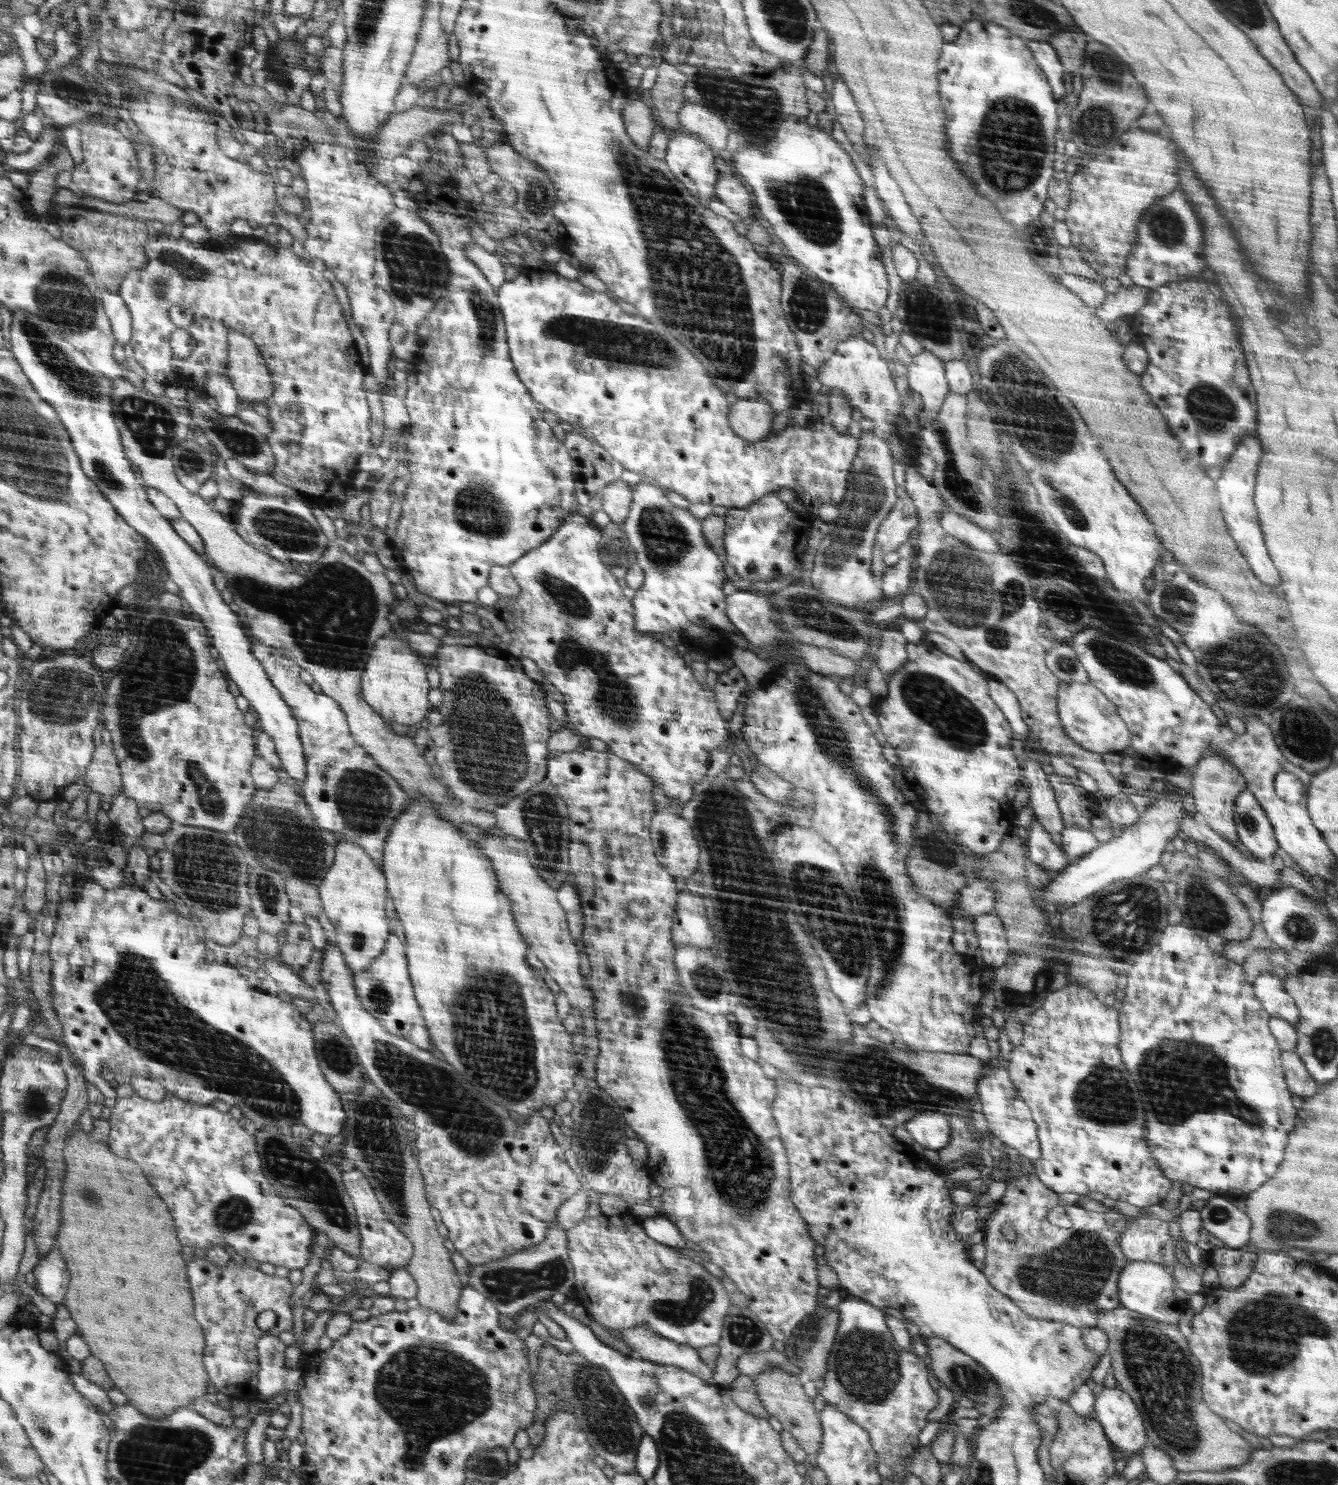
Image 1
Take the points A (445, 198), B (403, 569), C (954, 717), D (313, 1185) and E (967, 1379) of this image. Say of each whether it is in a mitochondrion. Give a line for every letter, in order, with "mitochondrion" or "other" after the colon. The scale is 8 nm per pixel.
A: other
B: other
C: mitochondrion
D: mitochondrion
E: mitochondrion

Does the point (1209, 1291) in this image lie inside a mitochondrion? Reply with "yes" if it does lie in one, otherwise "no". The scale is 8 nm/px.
no

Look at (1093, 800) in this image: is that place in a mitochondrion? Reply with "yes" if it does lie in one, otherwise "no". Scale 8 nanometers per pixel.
no

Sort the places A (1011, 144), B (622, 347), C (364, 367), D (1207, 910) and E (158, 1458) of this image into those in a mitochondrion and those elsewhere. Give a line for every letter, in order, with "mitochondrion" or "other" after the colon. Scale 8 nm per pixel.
A: mitochondrion
B: mitochondrion
C: other
D: mitochondrion
E: mitochondrion

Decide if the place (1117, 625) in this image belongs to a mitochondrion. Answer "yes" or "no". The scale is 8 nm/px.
yes

